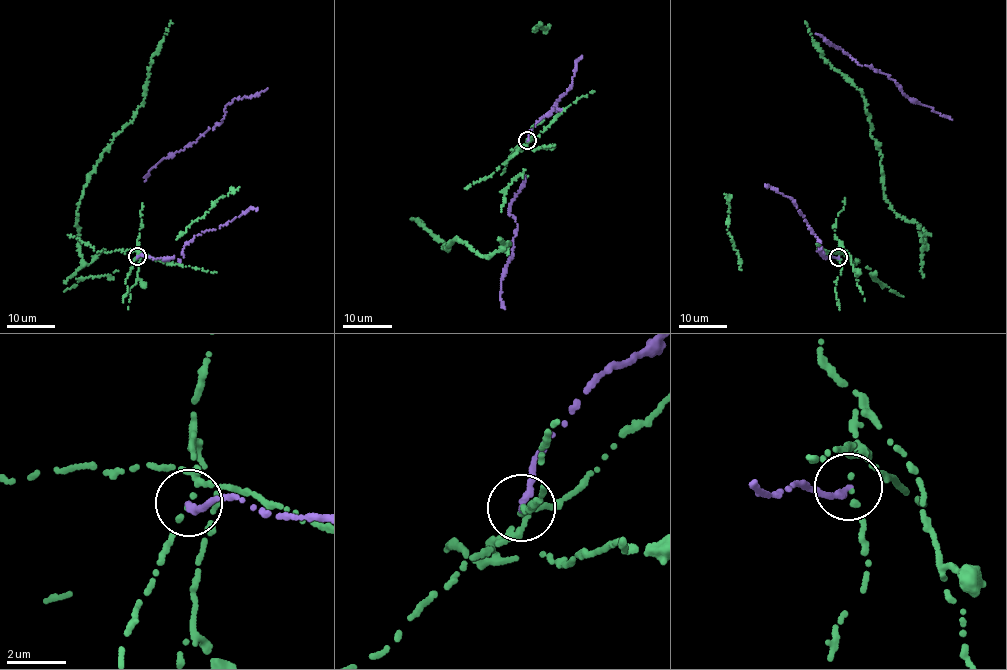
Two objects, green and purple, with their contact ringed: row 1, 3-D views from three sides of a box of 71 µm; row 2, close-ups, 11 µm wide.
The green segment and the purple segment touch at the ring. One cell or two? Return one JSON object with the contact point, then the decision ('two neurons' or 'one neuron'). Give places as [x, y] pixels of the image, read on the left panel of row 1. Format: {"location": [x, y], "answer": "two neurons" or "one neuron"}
{"location": [137, 256], "answer": "two neurons"}

